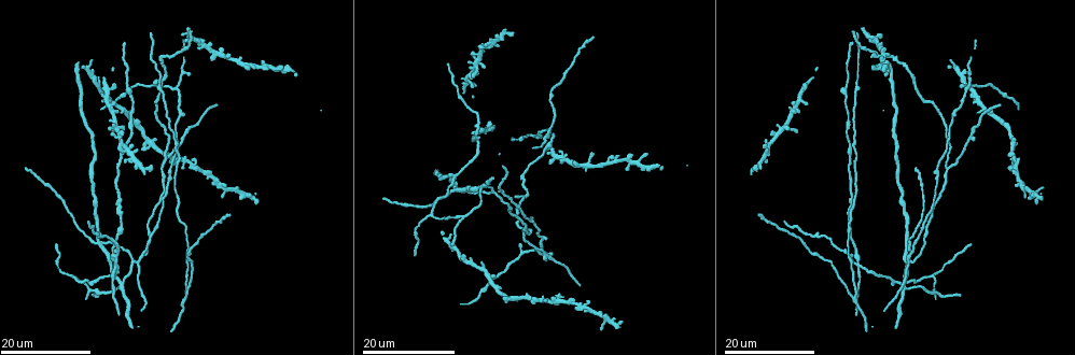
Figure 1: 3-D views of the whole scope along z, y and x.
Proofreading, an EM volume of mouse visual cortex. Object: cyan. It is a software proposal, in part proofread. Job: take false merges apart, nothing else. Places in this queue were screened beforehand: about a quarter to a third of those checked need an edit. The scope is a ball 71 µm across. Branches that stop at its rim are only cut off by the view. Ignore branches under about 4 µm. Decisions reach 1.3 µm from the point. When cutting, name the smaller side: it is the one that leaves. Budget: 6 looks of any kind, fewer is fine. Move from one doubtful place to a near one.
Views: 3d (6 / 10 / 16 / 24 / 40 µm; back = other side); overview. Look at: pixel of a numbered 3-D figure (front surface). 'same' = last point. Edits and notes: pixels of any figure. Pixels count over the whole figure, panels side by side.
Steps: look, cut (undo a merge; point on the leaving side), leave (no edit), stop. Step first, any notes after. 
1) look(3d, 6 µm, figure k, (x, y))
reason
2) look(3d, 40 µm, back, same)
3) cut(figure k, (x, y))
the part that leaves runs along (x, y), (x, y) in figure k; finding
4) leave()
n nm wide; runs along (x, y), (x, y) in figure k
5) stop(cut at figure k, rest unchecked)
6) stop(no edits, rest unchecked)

look(3d, 16 µm, figure 1, (180, 114))
three arms meet

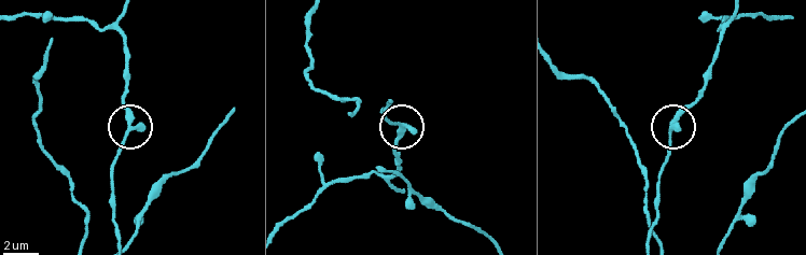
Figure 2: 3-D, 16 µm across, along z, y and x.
look(3d, 10 µm, figure 2, (129, 129))

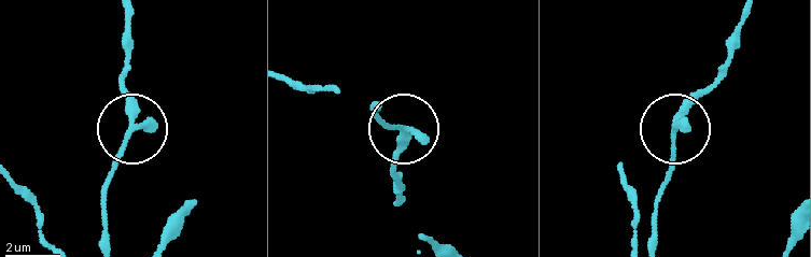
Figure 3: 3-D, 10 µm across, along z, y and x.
leave()
runs along (103, 243), (103, 188), (131, 118), (124, 80) in figure 3; one cell here

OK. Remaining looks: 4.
look(3d, 16 µm, figure 1, (965, 89))
three-way junction

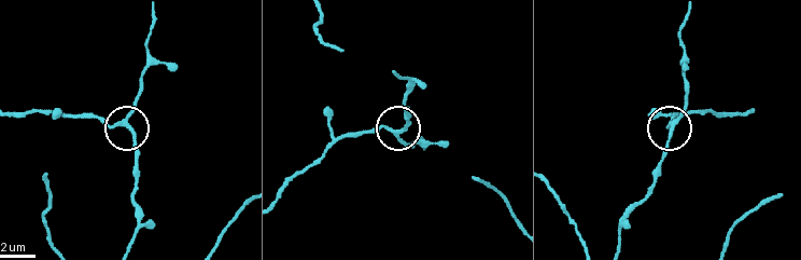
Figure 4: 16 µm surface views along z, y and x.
look(3d, 10 µm, figure 4, (125, 122))

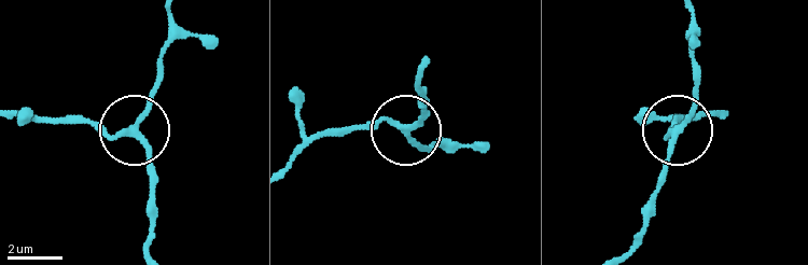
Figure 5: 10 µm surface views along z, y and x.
leave()
190 nm wide; runs along (629, 245), (699, 81) in figure 5; one cell here

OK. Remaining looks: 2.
look(3d, 16 µm, figure 1, (184, 298))
three arms meet

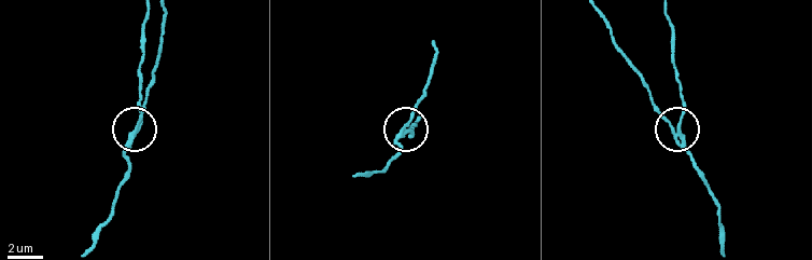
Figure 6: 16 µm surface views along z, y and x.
look(3d, 10 µm, figure 6, (135, 129))

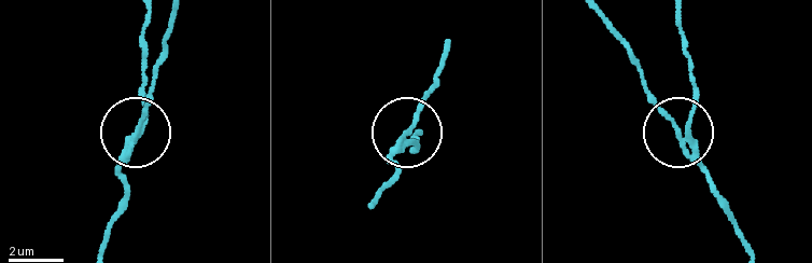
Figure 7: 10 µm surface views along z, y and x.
leave()
3 arms; continuous, no second cell

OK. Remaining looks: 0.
stop(no edits, rest unchecked)

